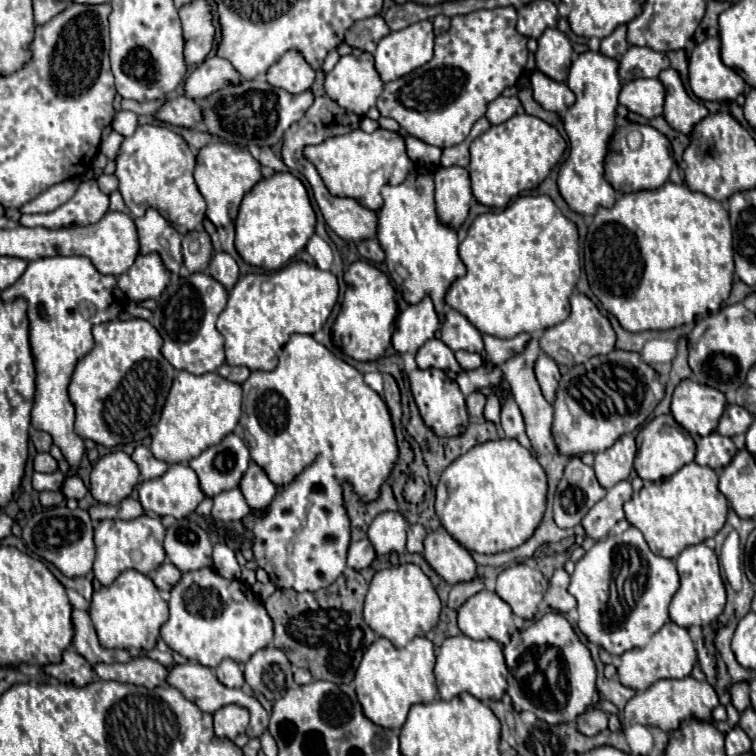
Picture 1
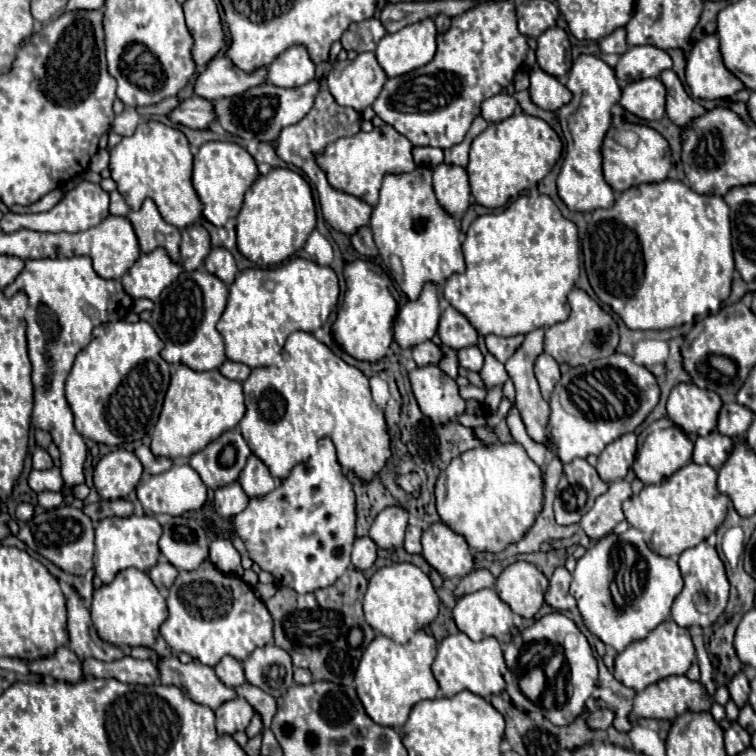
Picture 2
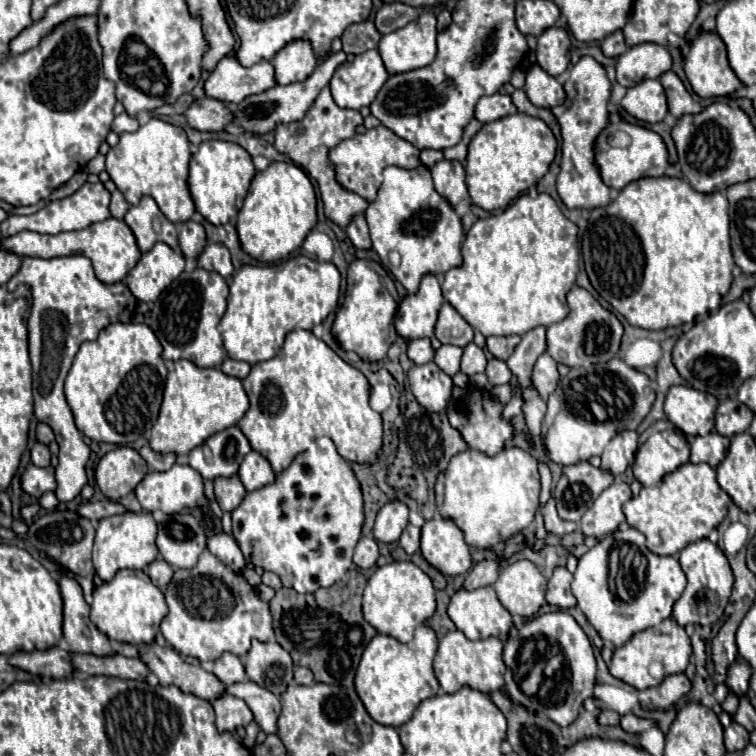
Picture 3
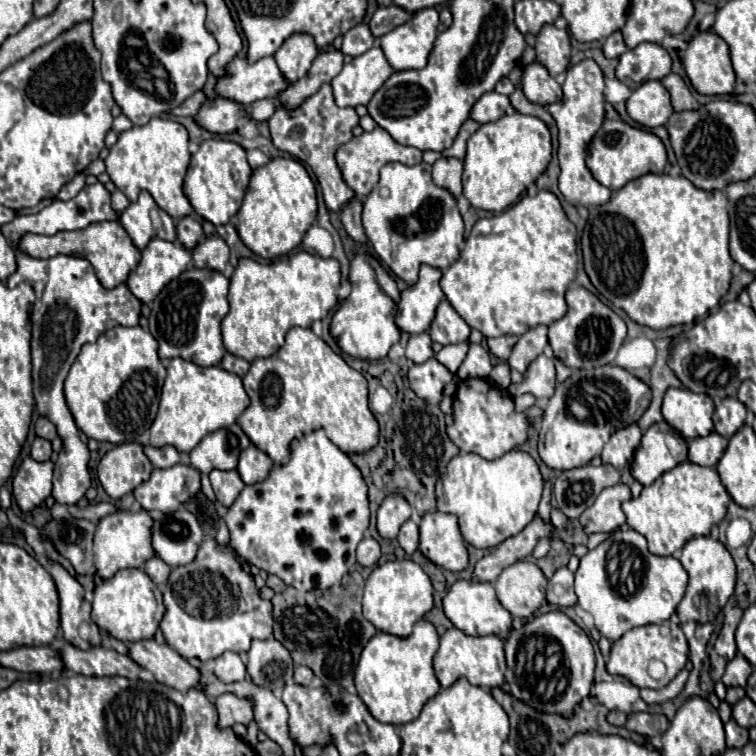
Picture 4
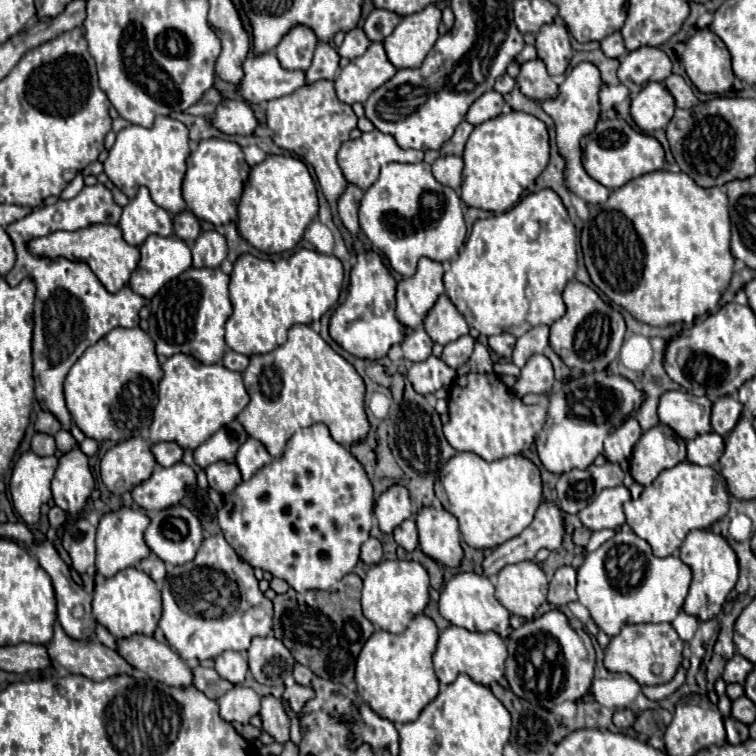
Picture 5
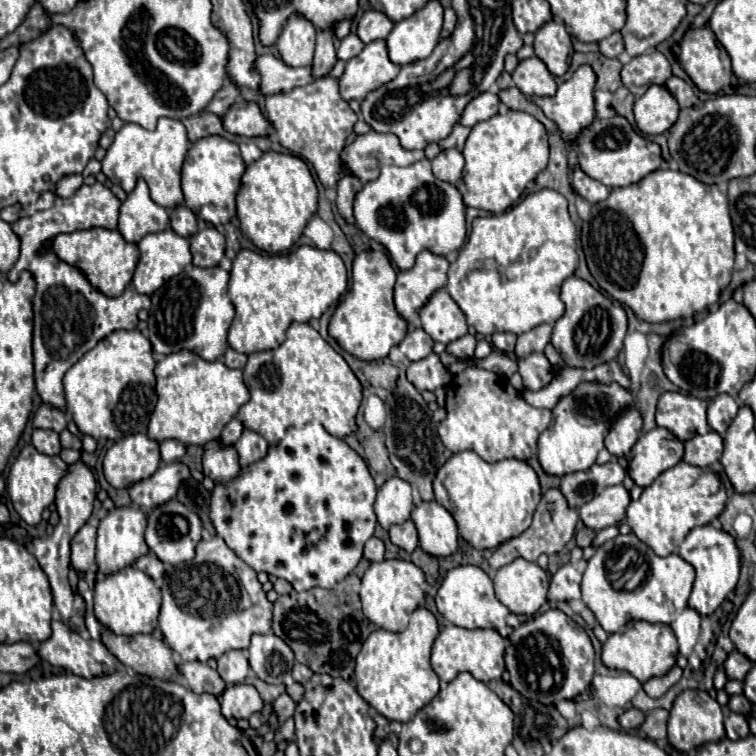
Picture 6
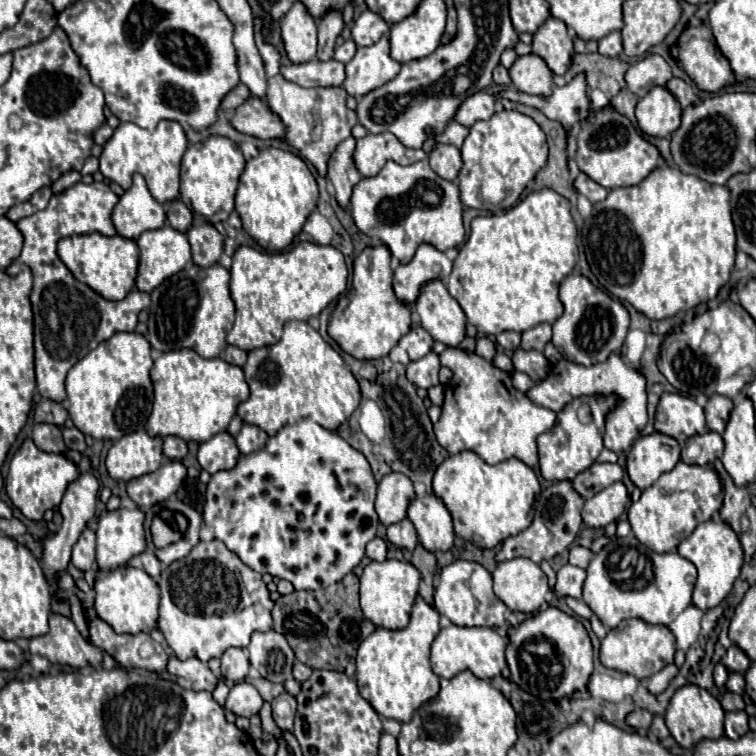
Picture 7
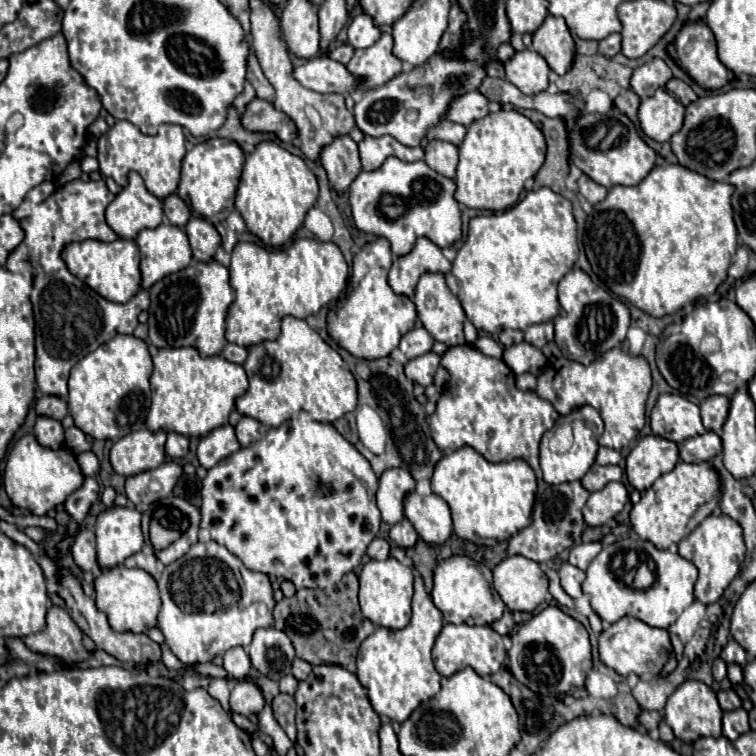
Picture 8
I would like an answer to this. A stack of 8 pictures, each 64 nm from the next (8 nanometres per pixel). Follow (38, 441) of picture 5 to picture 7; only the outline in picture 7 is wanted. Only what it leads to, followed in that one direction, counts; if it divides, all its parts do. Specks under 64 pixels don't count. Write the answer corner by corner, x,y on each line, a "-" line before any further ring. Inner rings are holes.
40,422
34,426
34,434
32,440
36,442
36,446
44,452
66,452
66,444
62,438
62,430
56,424
46,424

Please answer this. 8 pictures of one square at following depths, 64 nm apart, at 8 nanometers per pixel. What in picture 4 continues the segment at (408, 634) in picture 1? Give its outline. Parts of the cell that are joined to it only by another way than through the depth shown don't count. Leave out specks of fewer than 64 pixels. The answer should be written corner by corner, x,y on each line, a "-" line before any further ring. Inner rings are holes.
394,560
378,564
366,580
364,598
362,598
364,618
370,620
378,630
408,636
414,622
418,622
432,608
432,584
426,572
412,560

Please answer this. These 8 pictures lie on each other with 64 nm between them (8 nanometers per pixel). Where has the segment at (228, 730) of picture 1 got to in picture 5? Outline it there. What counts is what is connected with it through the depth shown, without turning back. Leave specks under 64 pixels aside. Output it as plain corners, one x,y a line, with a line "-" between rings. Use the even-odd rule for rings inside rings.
234,686
220,700
220,716
226,722
248,724
248,720
260,712
260,696
246,686

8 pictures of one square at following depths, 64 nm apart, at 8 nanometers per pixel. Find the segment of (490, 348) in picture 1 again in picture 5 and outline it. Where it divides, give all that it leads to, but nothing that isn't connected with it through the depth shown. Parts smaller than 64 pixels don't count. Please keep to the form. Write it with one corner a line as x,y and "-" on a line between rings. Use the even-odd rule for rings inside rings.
508,332
504,334
498,334
498,336
490,336
488,338
488,344
490,348
504,360
510,360
512,358
512,350
514,350
514,344
516,344
516,338

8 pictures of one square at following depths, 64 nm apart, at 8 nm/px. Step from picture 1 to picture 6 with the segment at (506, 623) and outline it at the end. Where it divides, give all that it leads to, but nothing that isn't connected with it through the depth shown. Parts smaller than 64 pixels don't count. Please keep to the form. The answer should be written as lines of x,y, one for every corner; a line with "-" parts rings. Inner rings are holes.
462,564
462,566
456,566
446,572
446,576
438,588
438,594
436,594
436,606
438,606
438,612
446,620
450,620
454,626
462,626
462,628
502,630
502,628
506,628
506,616
510,612
494,596
490,576
482,568
472,566
472,564

